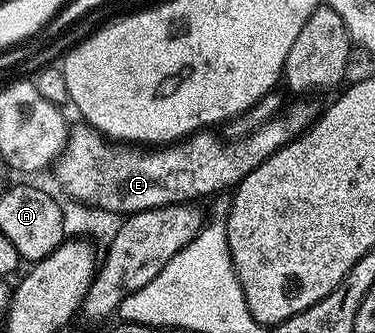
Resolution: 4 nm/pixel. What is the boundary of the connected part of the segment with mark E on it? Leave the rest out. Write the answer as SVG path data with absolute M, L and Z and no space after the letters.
M295 100L295 102L286 107L278 116L269 119L263 126L258 127L251 134L246 136L236 137L234 140L236 142L231 142L226 146L217 135L211 134L215 132L196 132L180 141L173 142L170 144L160 145L158 148L144 148L139 144L124 144L118 140L112 140L102 134L99 131L93 129L91 126L86 124L78 124L79 126L72 125L70 127L67 136L67 146L60 152L57 161L54 163L53 171L55 170L55 178L59 181L59 186L68 195L66 196L72 202L80 202L87 206L93 206L97 209L108 210L111 213L115 213L120 216L126 216L129 214L136 214L142 210L148 210L149 208L157 208L158 206L168 206L169 204L177 204L178 202L195 202L196 200L203 200L206 194L215 194L218 190L223 190L228 186L228 188L234 188L239 185L245 176L249 176L249 172L253 172L253 168L257 168L262 162L269 156L273 156L273 152L277 152L285 144L289 144L294 138L299 137L300 134L304 133L310 127L311 123L315 121L317 117L317 109L311 102L301 102L305 100Z

